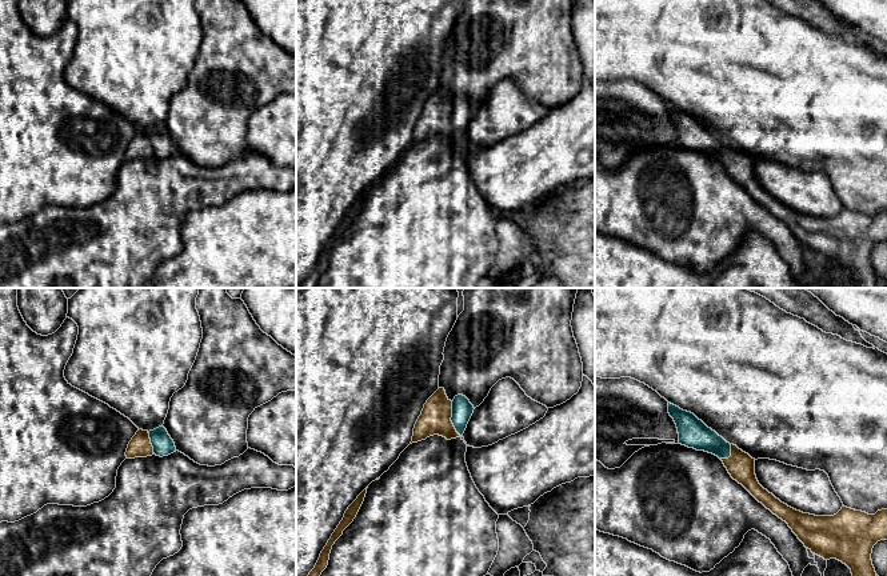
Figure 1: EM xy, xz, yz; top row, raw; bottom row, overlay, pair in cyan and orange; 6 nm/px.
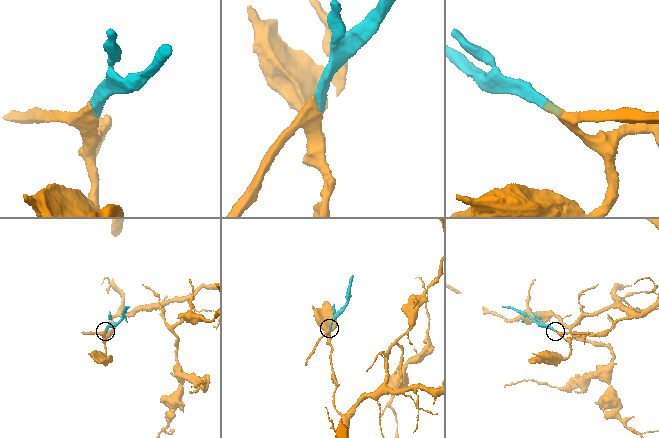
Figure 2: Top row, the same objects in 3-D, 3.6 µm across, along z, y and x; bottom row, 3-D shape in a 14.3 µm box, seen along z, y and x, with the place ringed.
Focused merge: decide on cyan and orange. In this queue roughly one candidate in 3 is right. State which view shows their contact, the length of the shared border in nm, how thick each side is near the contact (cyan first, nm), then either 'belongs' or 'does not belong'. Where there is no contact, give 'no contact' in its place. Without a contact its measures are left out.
meets cyan in xz; contact 220 nm long; 130 nm thick on the cyan side, 190 nm on the other; belongs

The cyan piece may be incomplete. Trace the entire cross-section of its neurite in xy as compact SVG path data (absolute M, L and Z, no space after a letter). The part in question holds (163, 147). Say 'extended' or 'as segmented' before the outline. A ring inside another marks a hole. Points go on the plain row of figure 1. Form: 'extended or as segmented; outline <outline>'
extended; outline M164 128L153 132L139 131L128 145L127 160L152 157L168 157L176 153L176 148Z

